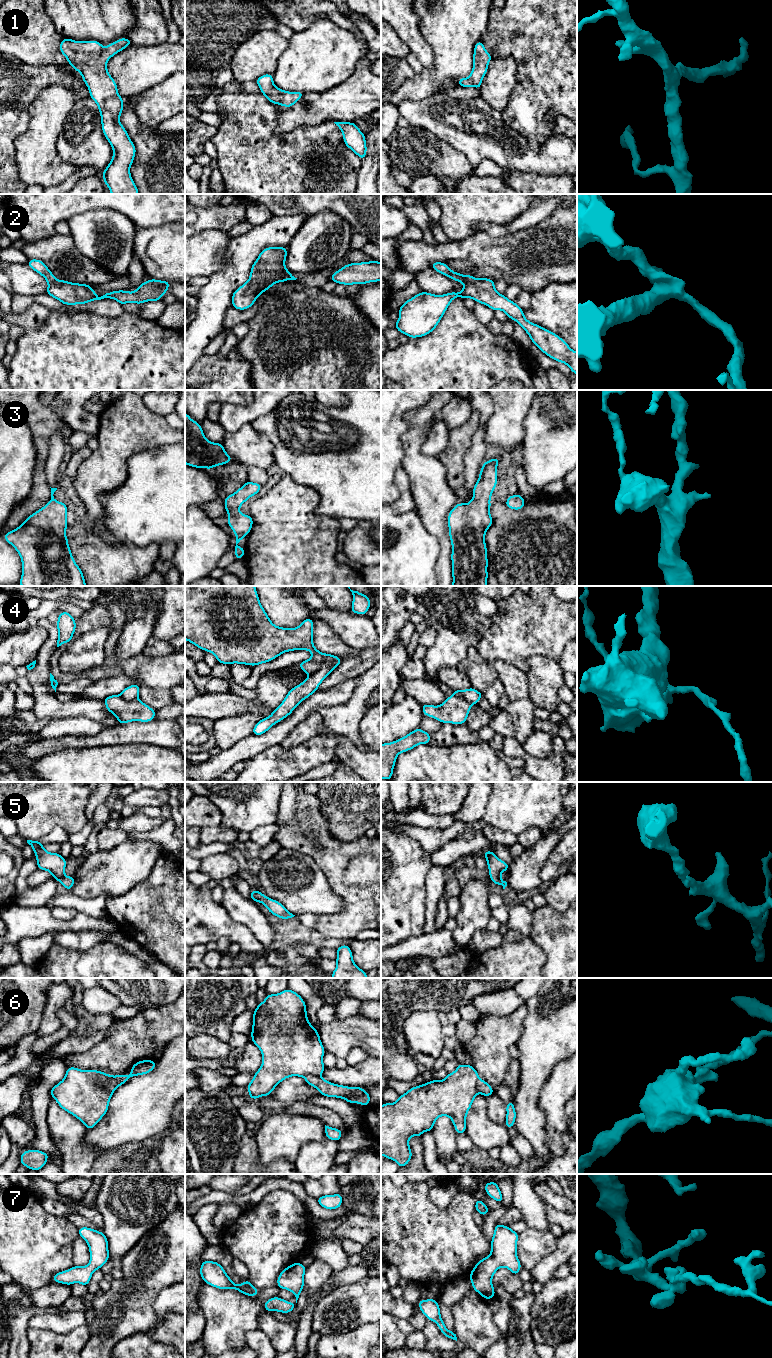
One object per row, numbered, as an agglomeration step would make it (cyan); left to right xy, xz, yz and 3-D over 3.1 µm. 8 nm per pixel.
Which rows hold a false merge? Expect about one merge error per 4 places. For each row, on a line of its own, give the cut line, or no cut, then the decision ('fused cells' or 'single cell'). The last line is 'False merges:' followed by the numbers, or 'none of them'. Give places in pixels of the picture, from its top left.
1: no cut | single cell
2: no cut | single cell
3: no cut | single cell
4: xz (327, 654), (327, 659), (322, 665), (309, 675) | fused cells
5: no cut | single cell
6: xz (319, 1075), (307, 1075), (305, 1077) | fused cells
7: no cut | single cell
False merges: 4, 6

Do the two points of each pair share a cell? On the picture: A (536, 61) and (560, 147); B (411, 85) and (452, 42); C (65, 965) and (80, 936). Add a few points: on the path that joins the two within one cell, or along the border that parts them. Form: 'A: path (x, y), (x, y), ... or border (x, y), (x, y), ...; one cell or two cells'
A: border (553, 134), (537, 150); two cells
B: path (425, 83), (452, 56); one cell
C: border (53, 942), (78, 950), (87, 950), (96, 945); two cells

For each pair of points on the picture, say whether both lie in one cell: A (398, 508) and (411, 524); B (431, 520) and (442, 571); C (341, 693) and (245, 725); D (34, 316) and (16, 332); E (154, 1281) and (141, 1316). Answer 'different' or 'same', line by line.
A: different
B: same
C: different
D: different
E: same

